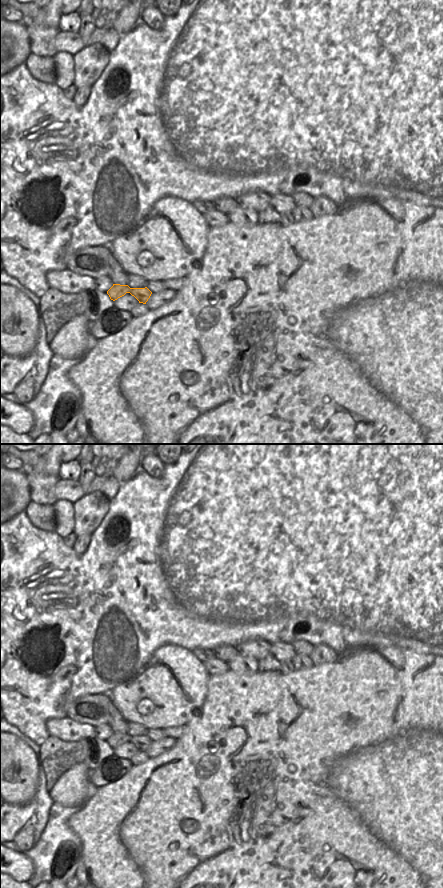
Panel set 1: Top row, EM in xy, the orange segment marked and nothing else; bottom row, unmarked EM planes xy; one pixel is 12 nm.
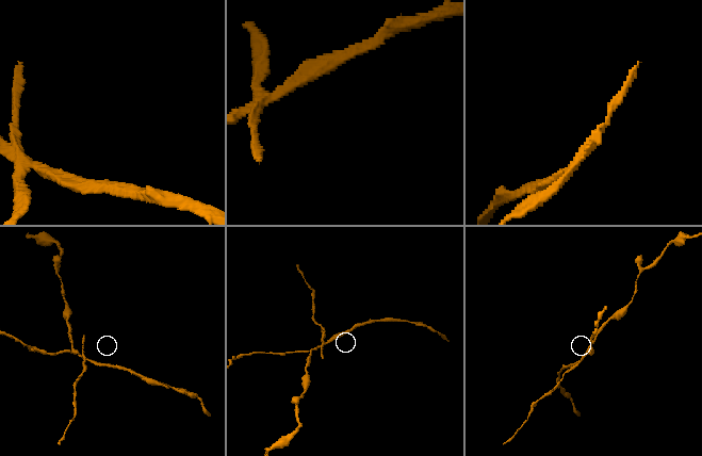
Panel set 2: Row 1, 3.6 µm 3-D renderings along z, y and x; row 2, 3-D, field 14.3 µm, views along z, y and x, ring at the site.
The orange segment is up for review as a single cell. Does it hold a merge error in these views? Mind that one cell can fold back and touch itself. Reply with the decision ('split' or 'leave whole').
split

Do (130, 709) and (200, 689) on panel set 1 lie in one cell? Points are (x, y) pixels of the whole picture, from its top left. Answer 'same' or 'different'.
same

